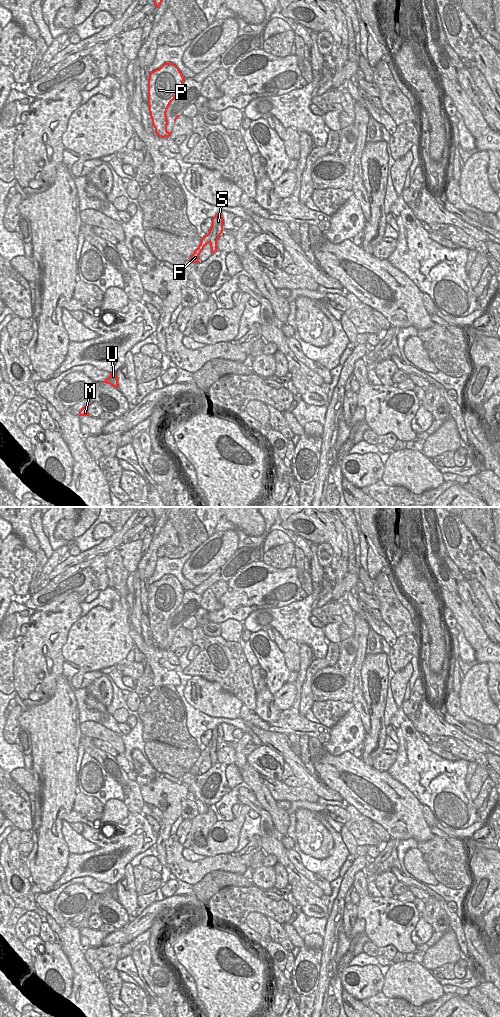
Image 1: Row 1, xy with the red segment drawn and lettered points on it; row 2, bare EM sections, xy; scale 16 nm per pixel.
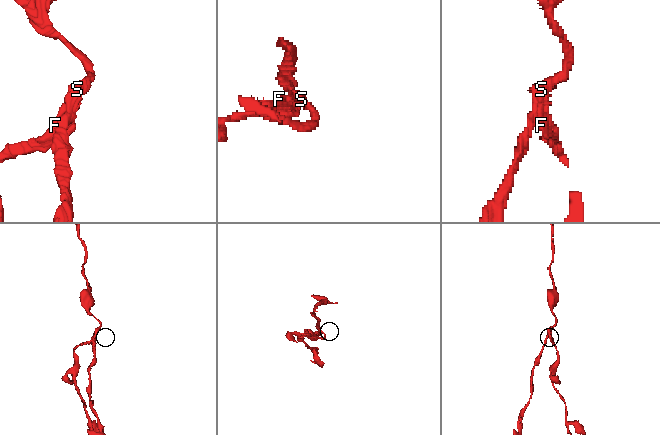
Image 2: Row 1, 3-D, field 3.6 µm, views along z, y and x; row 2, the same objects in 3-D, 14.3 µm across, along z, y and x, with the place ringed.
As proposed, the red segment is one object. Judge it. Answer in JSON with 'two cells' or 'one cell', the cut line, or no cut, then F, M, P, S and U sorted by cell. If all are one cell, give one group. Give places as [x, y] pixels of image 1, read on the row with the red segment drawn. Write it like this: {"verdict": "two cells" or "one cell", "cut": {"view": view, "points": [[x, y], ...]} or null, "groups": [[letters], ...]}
{"verdict": "two cells", "cut": {"view": "xy", "points": [[208, 233], [210, 242]]}, "groups": [["F", "M", "U"], ["P", "S"]]}

